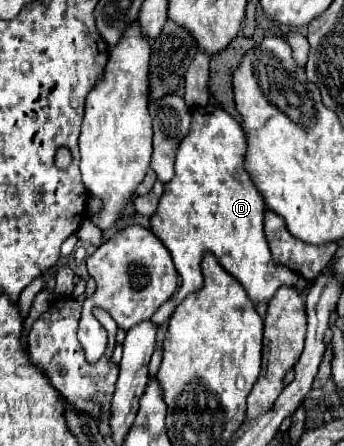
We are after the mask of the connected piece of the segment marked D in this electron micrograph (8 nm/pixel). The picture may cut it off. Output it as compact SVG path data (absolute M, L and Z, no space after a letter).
M210 105L192 111L192 125L190 125L188 137L180 143L180 149L176 151L176 163L174 163L176 173L174 173L172 181L164 185L164 195L158 201L156 213L150 217L150 231L170 251L176 271L182 277L182 287L174 295L174 301L167 301L152 315L154 325L158 325L158 327L164 325L166 319L170 319L174 313L178 303L188 293L198 291L202 287L200 261L206 251L212 251L218 257L220 265L244 285L248 297L254 303L270 301L280 285L296 287L298 291L304 289L304 279L298 273L294 273L288 267L276 265L272 261L272 255L270 255L270 249L268 249L268 243L264 237L264 227L262 227L266 205L264 205L262 195L256 193L258 189L250 181L248 173L244 171L244 153L246 153L244 131L226 111L222 111L220 107L210 107Z

